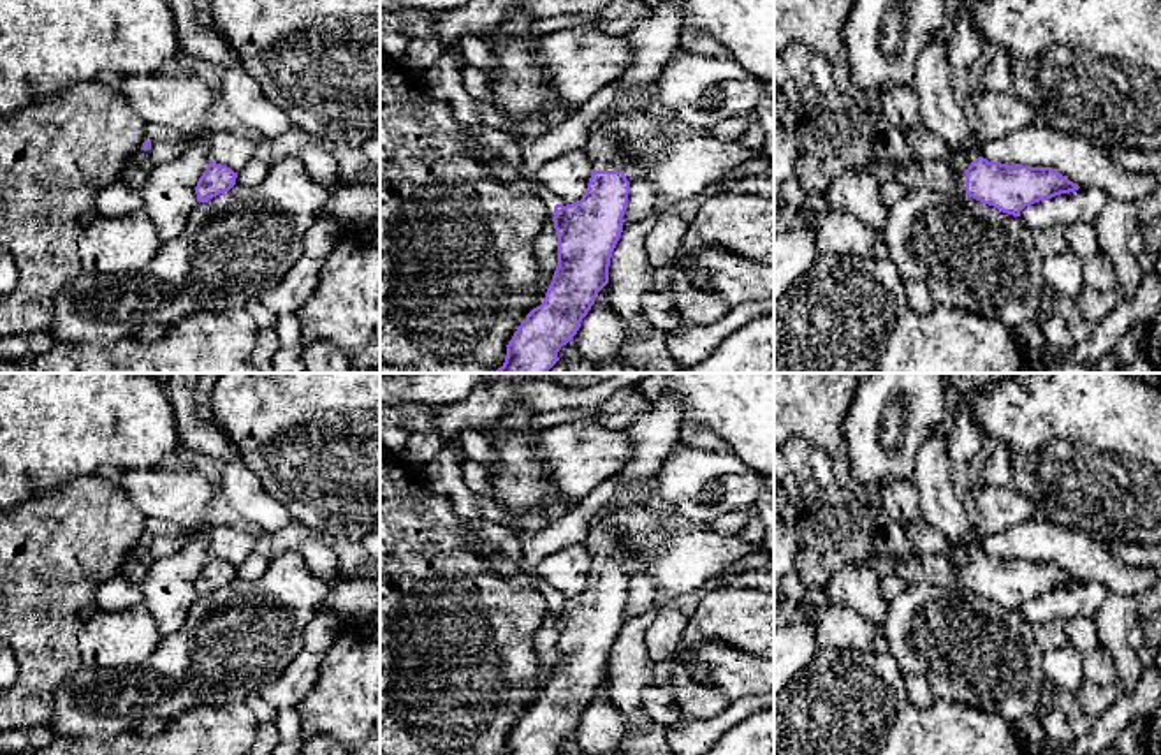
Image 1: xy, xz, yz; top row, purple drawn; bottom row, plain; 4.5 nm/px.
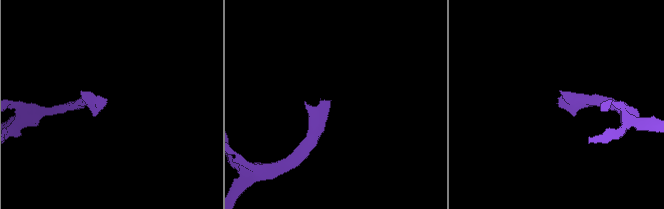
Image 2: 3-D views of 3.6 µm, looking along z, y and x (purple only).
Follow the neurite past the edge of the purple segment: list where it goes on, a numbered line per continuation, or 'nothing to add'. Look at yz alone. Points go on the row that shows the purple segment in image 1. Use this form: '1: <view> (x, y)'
1: yz (936, 175)

